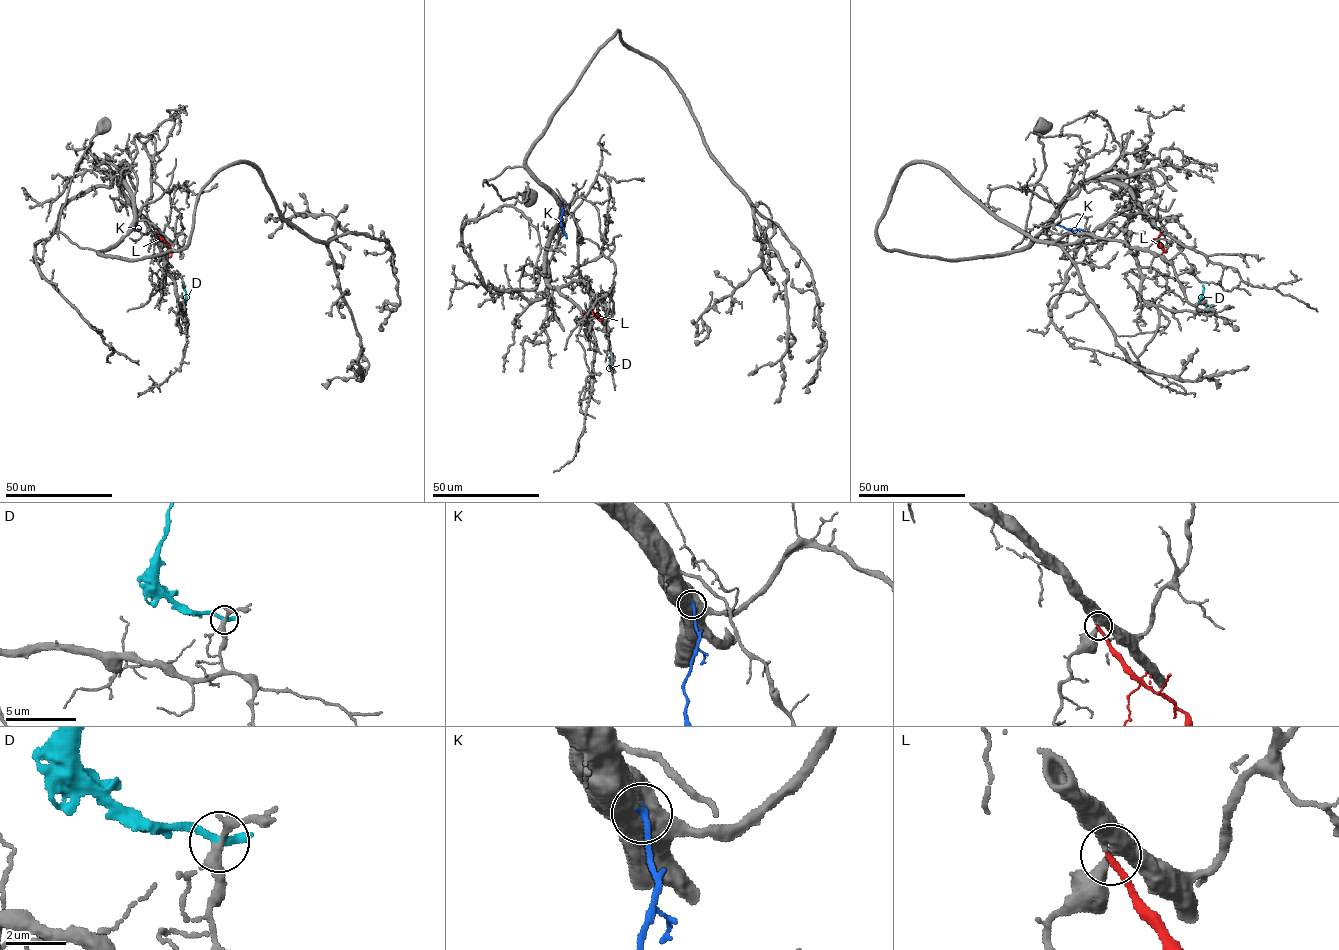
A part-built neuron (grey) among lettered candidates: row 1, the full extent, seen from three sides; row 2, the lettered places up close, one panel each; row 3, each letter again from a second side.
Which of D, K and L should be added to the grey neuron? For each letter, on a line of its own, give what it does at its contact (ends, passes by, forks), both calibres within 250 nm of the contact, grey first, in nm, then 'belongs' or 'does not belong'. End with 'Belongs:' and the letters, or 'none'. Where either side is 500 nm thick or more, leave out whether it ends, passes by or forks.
D: it ends; calibres 320 and 320 nm; does not belong
K: calibres 750 and 240 nm; does not belong
L: it ends; calibres 480 and 220 nm; belongs
Belongs: L

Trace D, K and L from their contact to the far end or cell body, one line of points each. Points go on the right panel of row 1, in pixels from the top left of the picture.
D: (1212, 306), (1201, 300), (1202, 285)
K: (1051, 223), (1083, 230)
L: (1160, 231), (1158, 241), (1165, 250)

